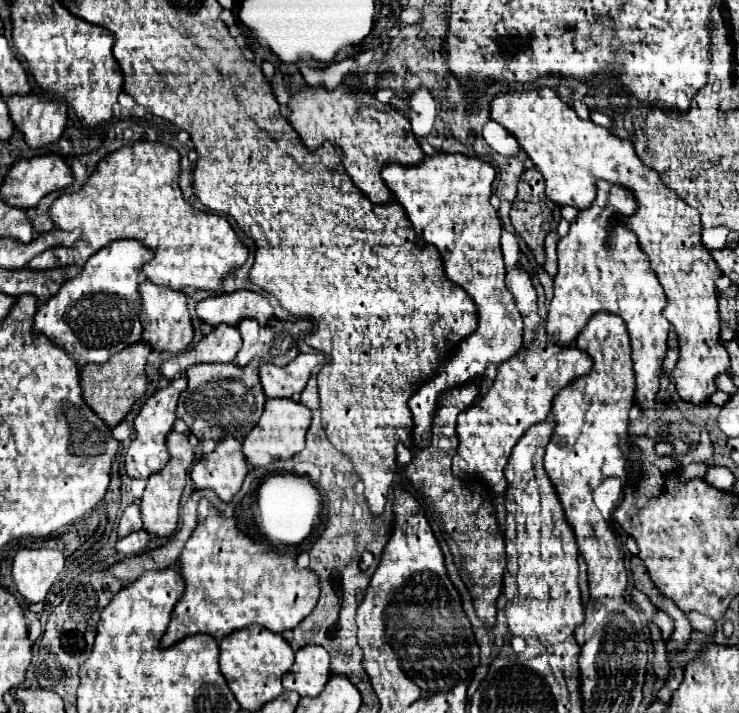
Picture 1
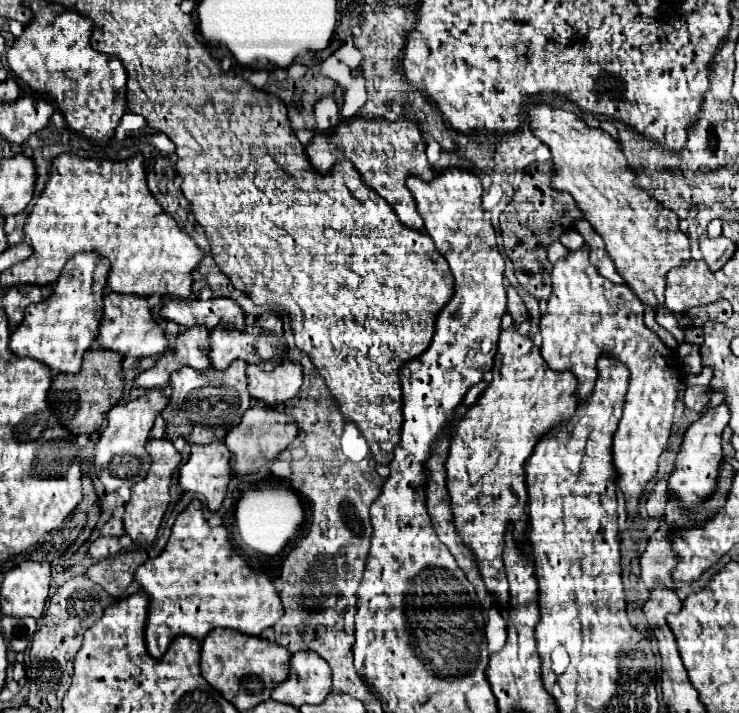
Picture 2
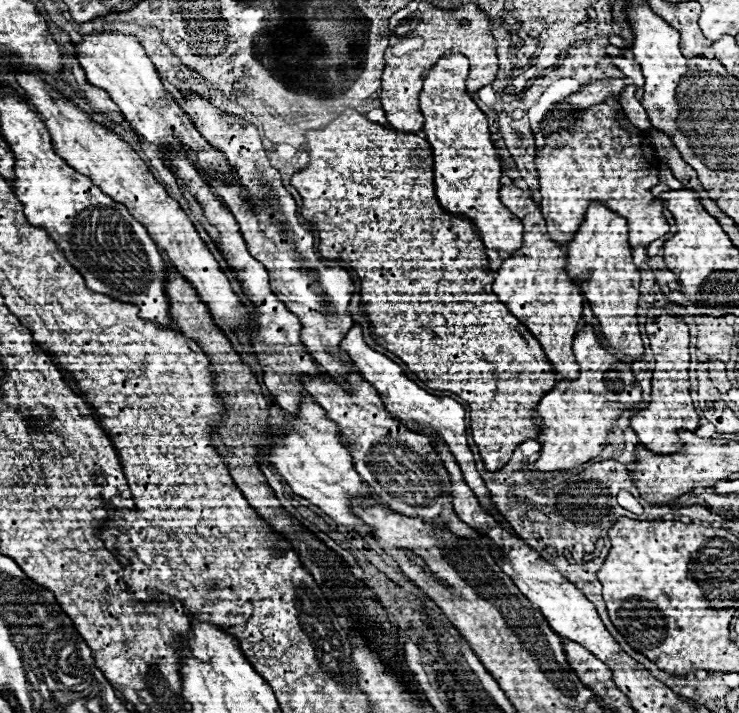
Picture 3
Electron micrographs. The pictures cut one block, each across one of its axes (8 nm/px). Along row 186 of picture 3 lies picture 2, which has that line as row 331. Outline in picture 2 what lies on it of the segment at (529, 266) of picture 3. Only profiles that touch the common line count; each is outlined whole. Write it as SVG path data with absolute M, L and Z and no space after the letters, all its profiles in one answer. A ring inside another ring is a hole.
M516 324L500 332L498 352L494 360L494 378L488 384L488 388L480 394L480 398L468 408L464 418L458 422L456 436L450 446L450 456L446 462L446 486L450 490L452 498L452 512L454 512L454 524L464 540L464 544L476 554L480 574L486 582L488 592L496 600L508 600L508 580L506 570L502 562L502 550L504 550L504 534L508 522L514 524L514 534L524 536L526 530L526 504L528 504L528 492L524 490L524 462L532 454L538 440L550 430L550 426L570 420L578 398L576 398L576 376L572 372L554 372L548 368L544 358L540 356L540 348L528 338L518 334Z

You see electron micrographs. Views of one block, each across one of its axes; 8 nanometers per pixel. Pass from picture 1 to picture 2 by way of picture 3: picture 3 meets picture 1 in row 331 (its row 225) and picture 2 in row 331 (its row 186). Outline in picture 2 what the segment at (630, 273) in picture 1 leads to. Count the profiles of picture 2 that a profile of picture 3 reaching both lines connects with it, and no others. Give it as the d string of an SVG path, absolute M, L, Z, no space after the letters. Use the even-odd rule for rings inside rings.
M584 244L578 250L570 250L566 258L558 260L552 268L552 294L548 298L548 308L540 320L540 334L542 334L542 358L546 364L556 370L568 370L578 378L578 398L584 400L594 388L596 382L596 360L602 354L610 354L612 358L620 360L630 370L630 386L626 394L624 414L620 426L614 436L614 466L620 474L620 488L626 496L626 512L630 516L638 514L638 500L642 490L650 484L656 476L656 464L660 454L666 450L666 442L672 430L672 416L674 416L674 402L678 398L676 386L680 384L680 364L676 354L668 350L660 338L646 328L644 324L644 306L632 294L626 284L614 284L598 274L598 270L590 264L590 246Z

